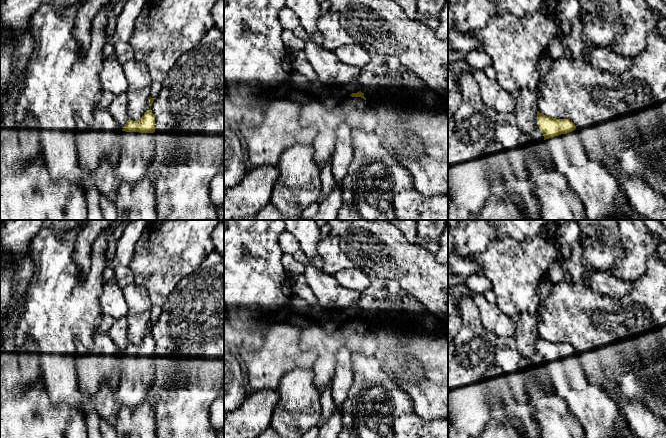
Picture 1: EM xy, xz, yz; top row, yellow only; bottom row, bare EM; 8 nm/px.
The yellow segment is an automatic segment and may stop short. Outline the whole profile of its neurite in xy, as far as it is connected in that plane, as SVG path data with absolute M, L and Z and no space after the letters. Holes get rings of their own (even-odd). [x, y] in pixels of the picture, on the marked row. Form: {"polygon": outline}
{"polygon": "M150 97L150 109L138 121L129 119L120 132L120 157L115 174L121 183L136 185L147 177L155 149L155 117L151 110L152 103L153 99Z"}

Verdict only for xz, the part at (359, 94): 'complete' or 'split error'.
split error

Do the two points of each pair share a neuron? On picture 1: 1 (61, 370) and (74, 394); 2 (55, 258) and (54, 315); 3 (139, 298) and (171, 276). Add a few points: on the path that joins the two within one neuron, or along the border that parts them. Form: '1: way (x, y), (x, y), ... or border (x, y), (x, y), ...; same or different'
1: way (61, 376), (61, 381), (68, 388); same
2: way (55, 272), (57, 301); same
3: border (134, 282), (144, 287), (149, 300), (153, 304); different

